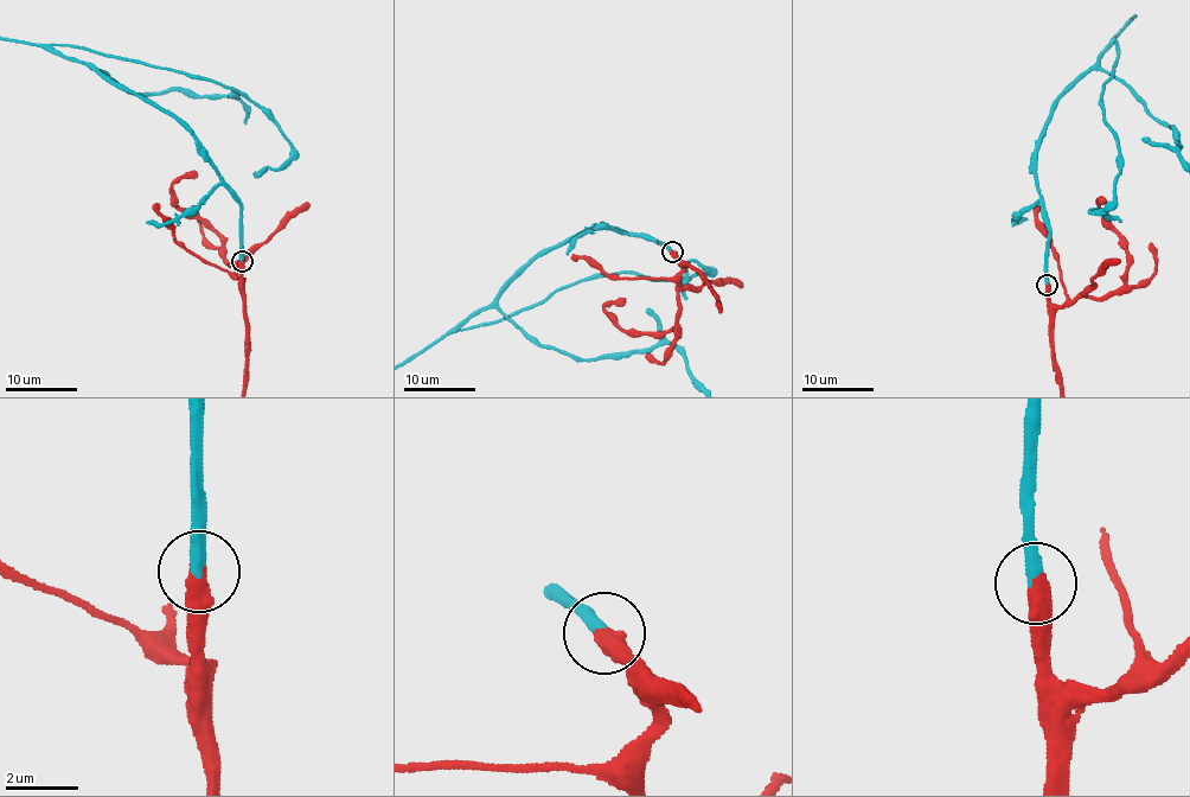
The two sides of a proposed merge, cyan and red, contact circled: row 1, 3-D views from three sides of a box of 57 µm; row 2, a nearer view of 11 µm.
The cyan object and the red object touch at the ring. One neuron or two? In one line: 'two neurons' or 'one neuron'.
one neuron

